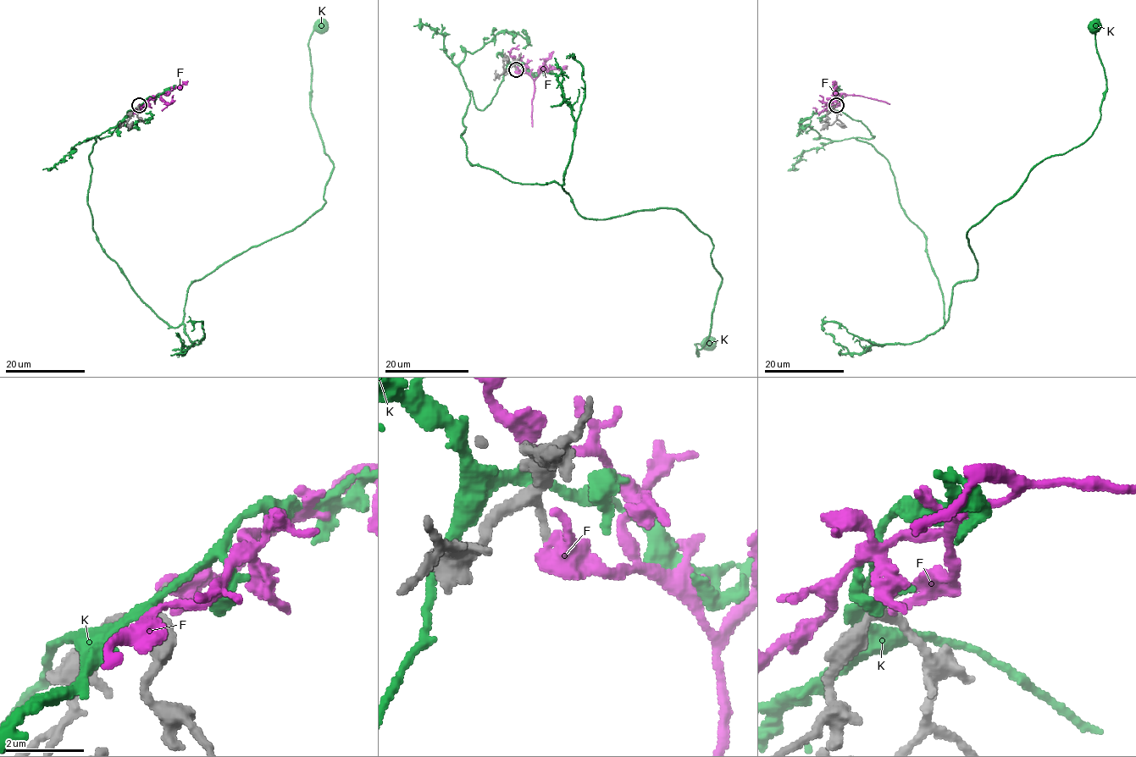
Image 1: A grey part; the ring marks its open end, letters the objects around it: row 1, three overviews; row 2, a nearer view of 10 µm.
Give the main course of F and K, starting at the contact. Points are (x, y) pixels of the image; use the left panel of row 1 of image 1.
F: (139, 105), (157, 95), (155, 104)
K: (138, 107), (89, 156), (91, 229), (176, 328), (195, 280), (324, 205), (308, 41), (322, 27)

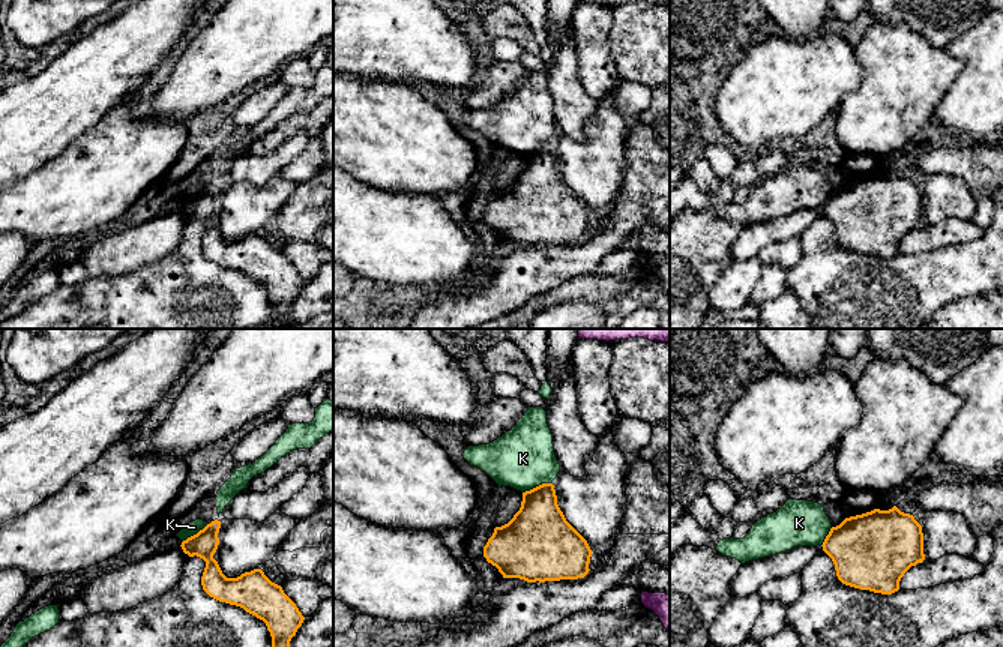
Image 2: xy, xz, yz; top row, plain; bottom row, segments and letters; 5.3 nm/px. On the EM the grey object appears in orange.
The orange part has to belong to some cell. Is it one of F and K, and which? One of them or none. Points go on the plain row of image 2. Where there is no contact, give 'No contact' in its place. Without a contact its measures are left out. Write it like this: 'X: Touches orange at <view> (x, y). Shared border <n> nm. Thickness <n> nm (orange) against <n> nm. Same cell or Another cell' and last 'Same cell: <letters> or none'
F: No contact. Another cell
K: Touches orange at xz (536, 150). Shared border 170 nm. Thickness 320 nm (orange) against 340 nm. Another cell
Same cell: none

